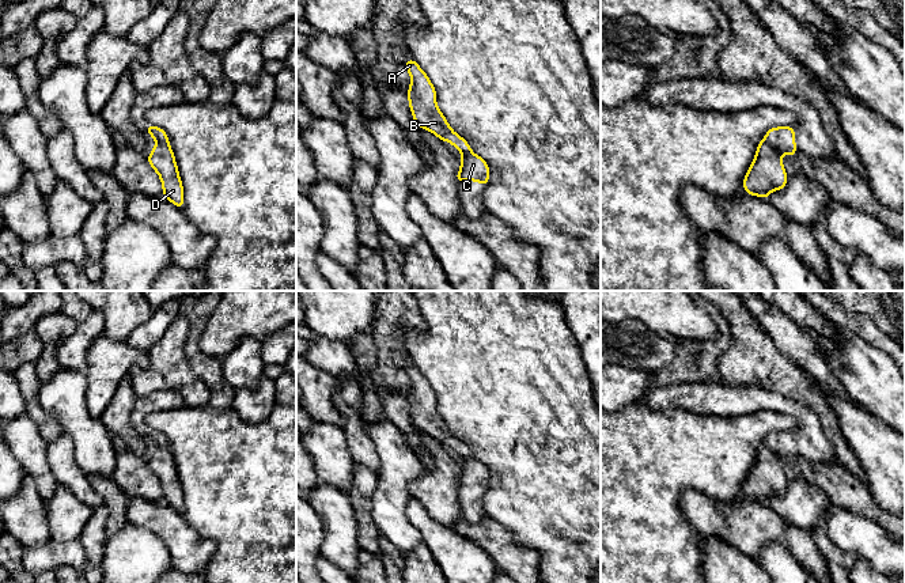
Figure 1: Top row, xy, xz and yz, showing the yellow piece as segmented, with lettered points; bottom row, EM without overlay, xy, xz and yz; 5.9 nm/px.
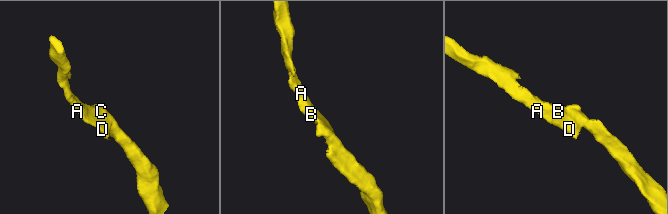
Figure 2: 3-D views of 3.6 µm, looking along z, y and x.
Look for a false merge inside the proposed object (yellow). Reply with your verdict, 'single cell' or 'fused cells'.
fused cells

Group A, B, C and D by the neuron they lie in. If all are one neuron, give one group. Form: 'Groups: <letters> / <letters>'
Groups: A B D / C

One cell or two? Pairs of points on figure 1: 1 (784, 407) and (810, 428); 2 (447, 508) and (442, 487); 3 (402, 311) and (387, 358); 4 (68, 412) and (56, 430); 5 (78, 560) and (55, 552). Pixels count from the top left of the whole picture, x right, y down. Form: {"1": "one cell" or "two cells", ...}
{"1": "one cell", "2": "one cell", "3": "one cell", "4": "two cells", "5": "one cell"}

